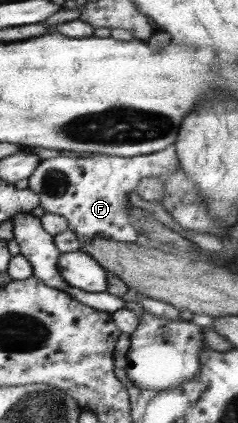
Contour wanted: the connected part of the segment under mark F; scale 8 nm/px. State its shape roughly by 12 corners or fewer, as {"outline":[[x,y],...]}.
{"outline":[[174,144],[59,155],[28,179],[80,242],[133,243],[129,192],[174,173]]}

